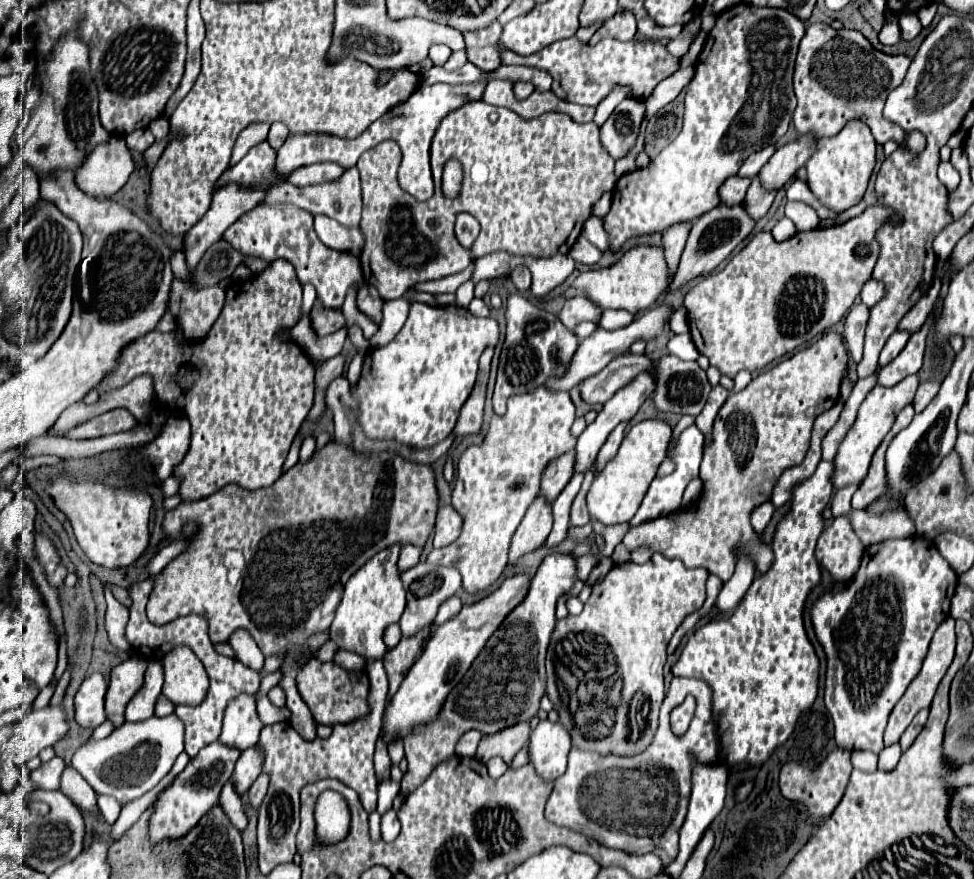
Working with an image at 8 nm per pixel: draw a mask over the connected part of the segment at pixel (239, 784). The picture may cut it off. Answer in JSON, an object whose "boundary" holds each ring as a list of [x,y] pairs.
{"boundary":[[[250,747],[236,761],[236,767],[232,773],[232,783],[236,785],[236,791],[240,793],[240,797],[248,793],[250,785],[256,781],[256,777],[262,771],[262,757],[260,755],[262,753],[256,747]]]}

